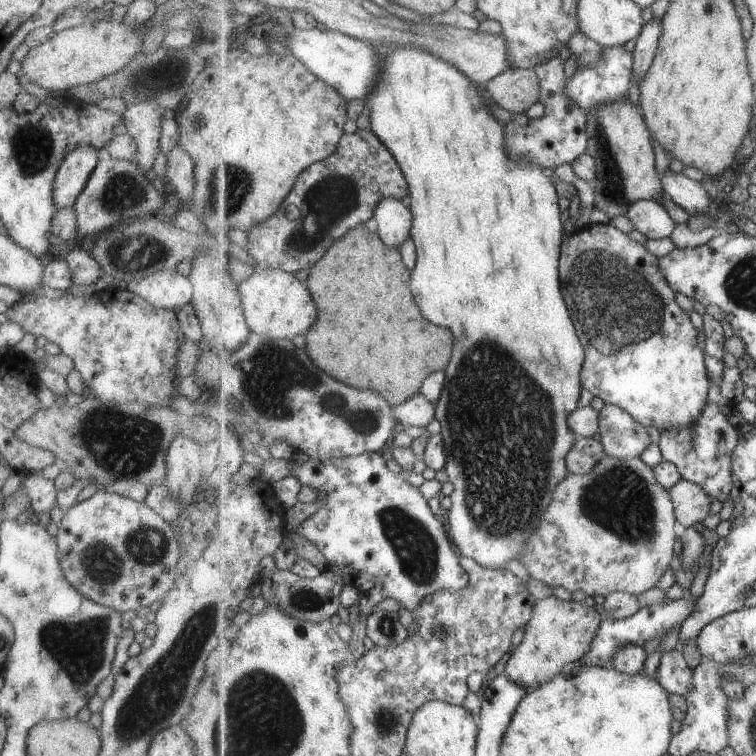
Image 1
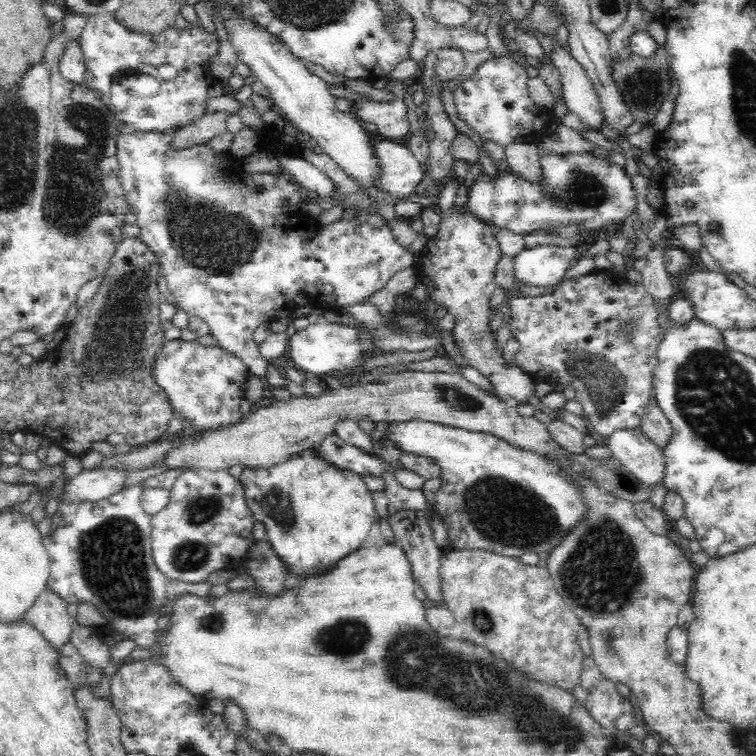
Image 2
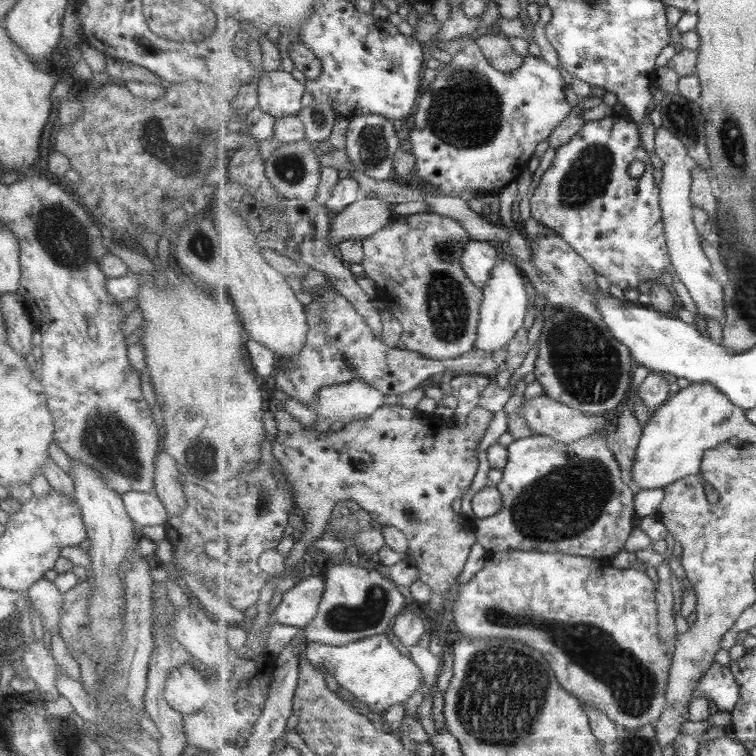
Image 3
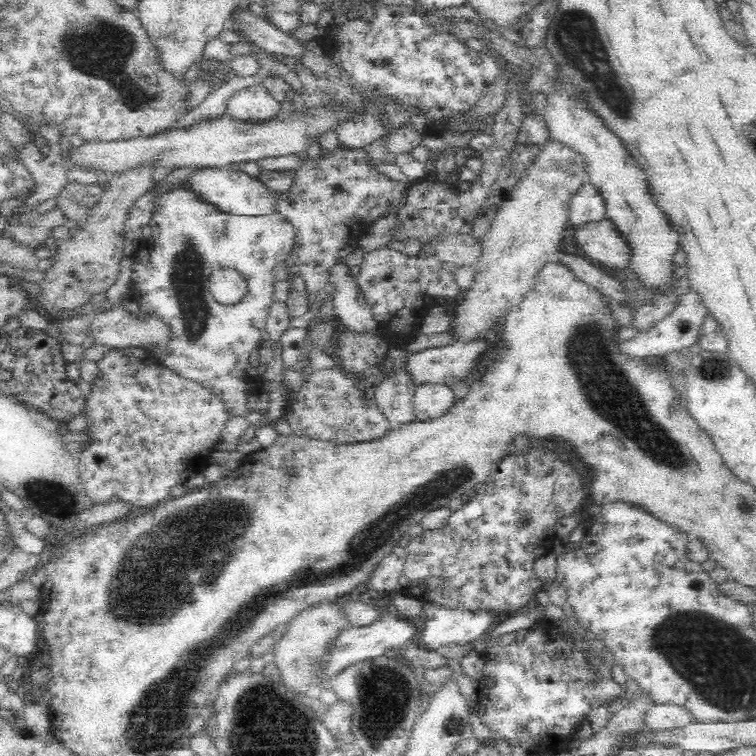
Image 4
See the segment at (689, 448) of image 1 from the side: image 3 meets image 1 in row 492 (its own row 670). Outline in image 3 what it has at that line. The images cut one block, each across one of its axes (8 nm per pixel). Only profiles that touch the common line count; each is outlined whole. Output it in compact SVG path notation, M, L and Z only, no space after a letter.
M714 662L697 687L695 697L712 701L719 711L733 712L740 700L740 688L729 666Z

